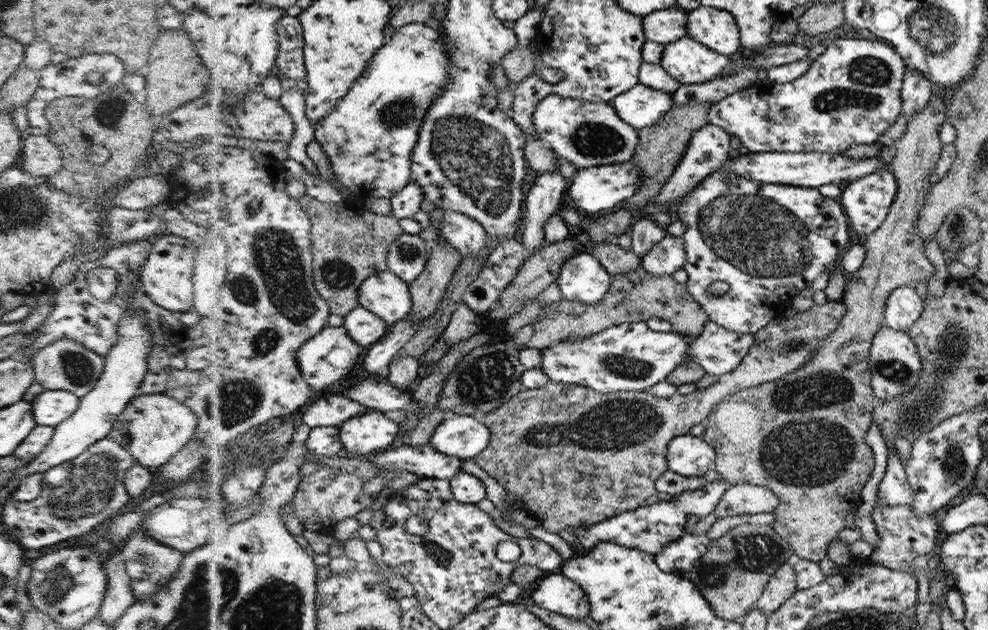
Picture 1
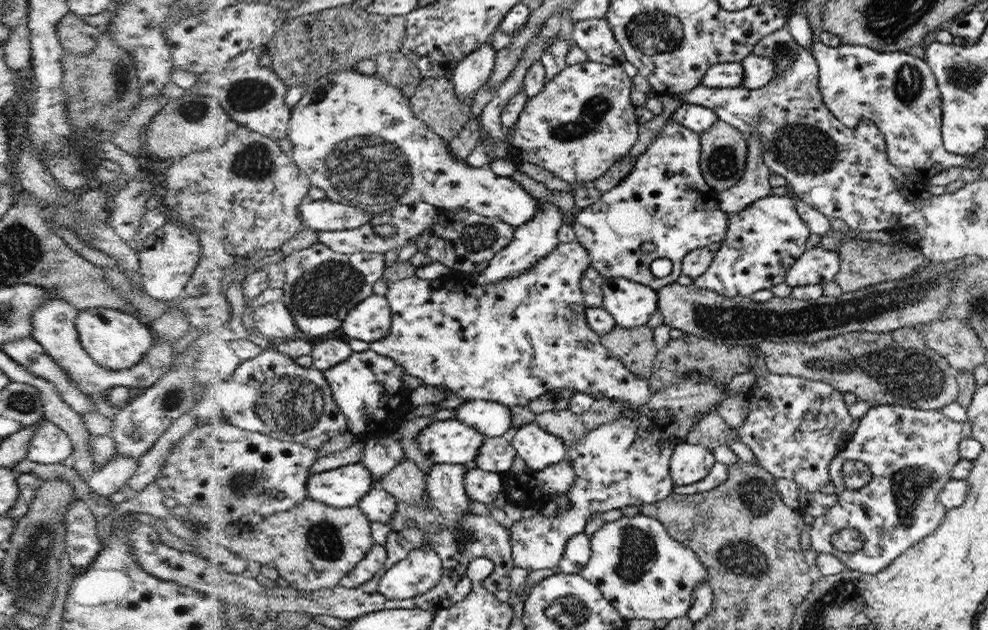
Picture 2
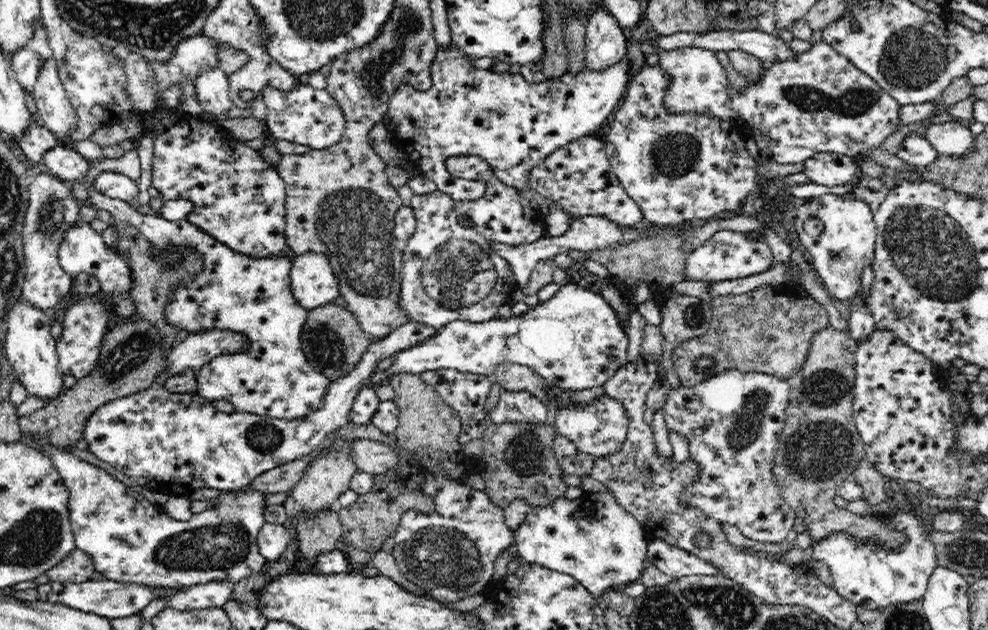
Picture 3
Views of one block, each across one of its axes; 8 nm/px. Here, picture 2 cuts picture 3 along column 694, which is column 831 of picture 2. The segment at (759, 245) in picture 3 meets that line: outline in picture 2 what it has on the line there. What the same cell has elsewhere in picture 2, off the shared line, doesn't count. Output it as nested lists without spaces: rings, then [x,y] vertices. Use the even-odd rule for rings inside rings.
[[[819,244],[806,250],[794,261],[785,278],[788,286],[824,285],[834,281],[841,270],[841,256],[838,251],[826,250]]]

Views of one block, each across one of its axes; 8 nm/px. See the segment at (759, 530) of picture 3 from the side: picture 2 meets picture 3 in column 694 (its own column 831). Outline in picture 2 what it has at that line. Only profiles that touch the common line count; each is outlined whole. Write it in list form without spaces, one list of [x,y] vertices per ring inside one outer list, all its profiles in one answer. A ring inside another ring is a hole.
[[[767,372],[763,381],[751,386],[747,397],[751,411],[736,429],[739,440],[776,479],[787,478],[796,482],[799,486],[796,510],[814,517],[823,516],[839,501],[829,466],[839,456],[842,434],[852,424],[842,394],[830,383],[818,379]]]

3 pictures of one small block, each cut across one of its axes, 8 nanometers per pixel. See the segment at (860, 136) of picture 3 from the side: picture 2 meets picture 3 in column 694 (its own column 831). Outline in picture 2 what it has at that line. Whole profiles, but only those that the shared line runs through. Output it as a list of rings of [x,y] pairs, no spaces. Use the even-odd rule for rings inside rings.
[[[817,38],[812,53],[820,67],[820,91],[826,94],[826,106],[838,114],[838,119],[854,130],[862,118],[872,120],[884,134],[888,157],[897,170],[909,177],[926,174],[934,177],[952,167],[967,168],[968,157],[948,152],[943,145],[938,85],[925,59],[914,57],[905,51],[876,51],[872,47],[844,45],[834,48]]]

